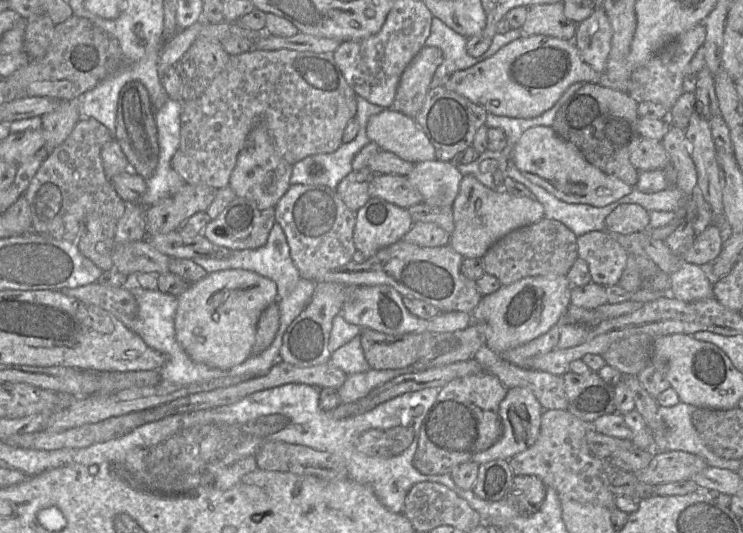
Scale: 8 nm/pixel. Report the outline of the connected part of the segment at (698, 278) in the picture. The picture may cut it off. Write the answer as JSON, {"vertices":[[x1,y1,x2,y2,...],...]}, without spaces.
{"vertices":[[686,261,678,271,670,274,669,278,672,298,693,302,714,297,713,284,700,266]]}

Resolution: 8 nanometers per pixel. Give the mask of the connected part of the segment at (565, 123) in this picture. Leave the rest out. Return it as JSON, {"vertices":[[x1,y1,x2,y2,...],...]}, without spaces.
{"vertices":[[586,82,562,104,551,128,560,138,573,143,590,164,635,187,639,171,632,165,630,154,639,138,643,138,637,130,637,105,624,92]]}

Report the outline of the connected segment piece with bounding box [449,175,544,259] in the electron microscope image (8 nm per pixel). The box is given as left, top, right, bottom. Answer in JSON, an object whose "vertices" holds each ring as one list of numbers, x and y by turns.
{"vertices":[[463,176,452,205,454,230,449,246,465,258,482,258,501,238,519,228,532,225,544,217,544,207,537,200,517,197,502,189,491,190,474,176]]}

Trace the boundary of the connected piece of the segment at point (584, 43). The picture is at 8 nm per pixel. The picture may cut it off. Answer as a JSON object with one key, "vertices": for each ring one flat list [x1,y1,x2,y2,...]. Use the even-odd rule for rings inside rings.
{"vertices":[[597,8,588,18,577,24,572,40,581,59,596,72,604,73,611,49,612,28,603,9]]}

